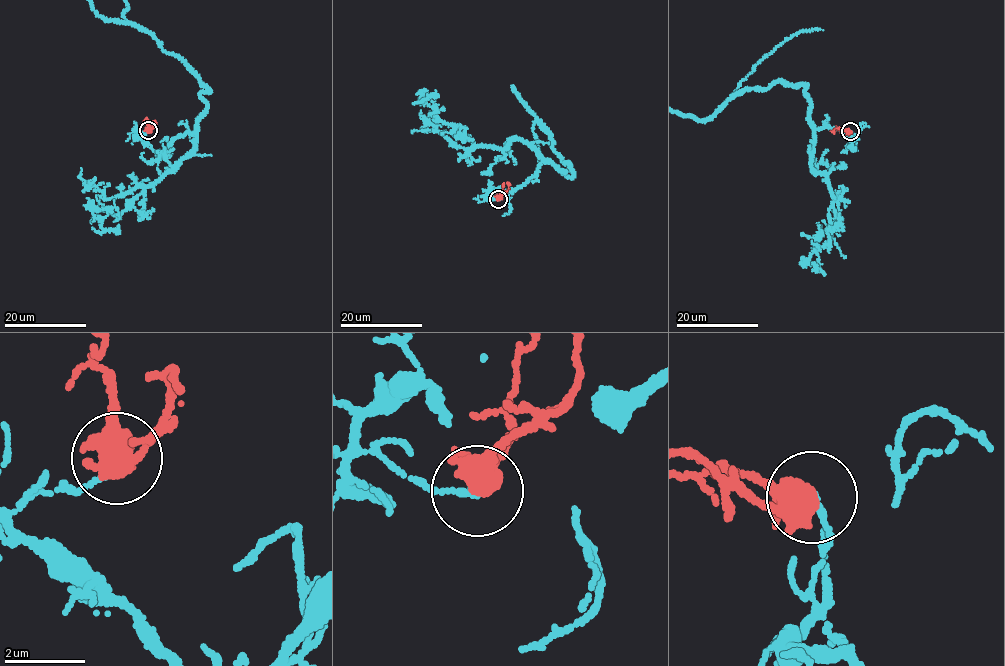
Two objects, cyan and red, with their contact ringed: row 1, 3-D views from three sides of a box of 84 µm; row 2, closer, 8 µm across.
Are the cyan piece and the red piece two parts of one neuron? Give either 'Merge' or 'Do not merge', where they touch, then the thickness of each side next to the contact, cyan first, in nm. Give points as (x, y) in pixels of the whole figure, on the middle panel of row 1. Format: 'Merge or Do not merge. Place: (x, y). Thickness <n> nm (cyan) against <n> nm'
Do not merge. Place: (498, 199). Thickness 150 nm (cyan) against 400 nm

